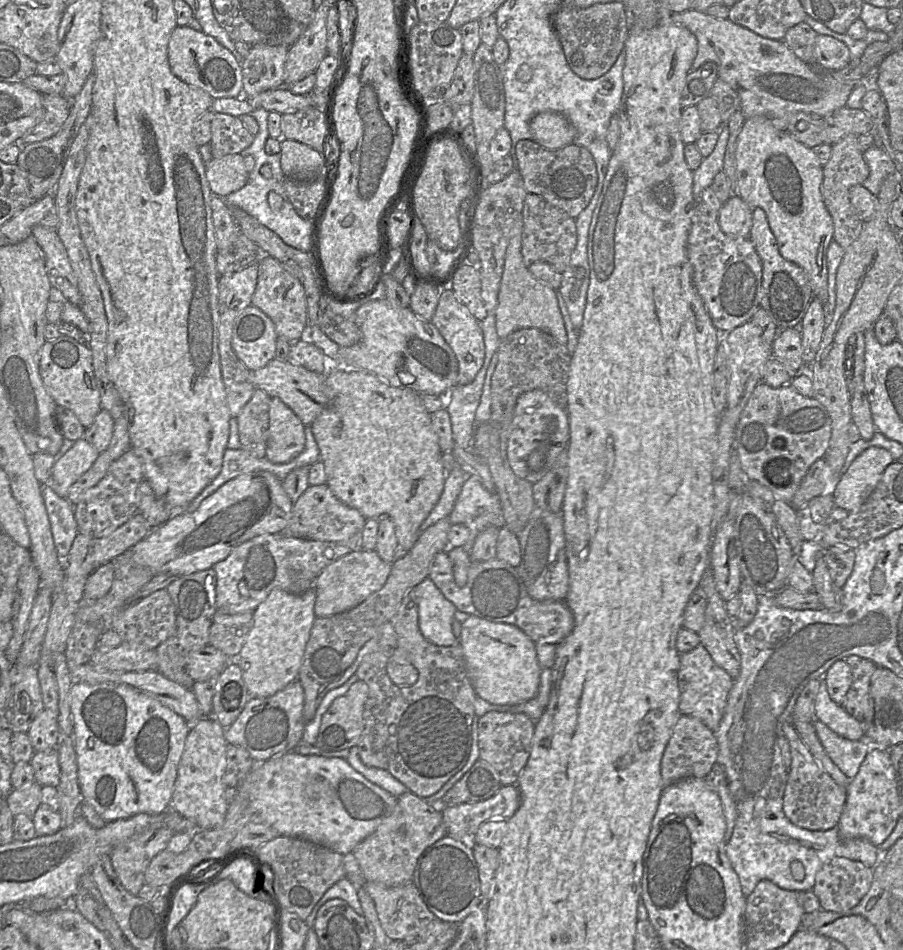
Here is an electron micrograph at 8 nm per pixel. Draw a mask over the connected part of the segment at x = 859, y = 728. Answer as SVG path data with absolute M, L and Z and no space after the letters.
M824 677L820 678L814 711L814 717L836 734L854 741L864 738L864 725L830 698Z

